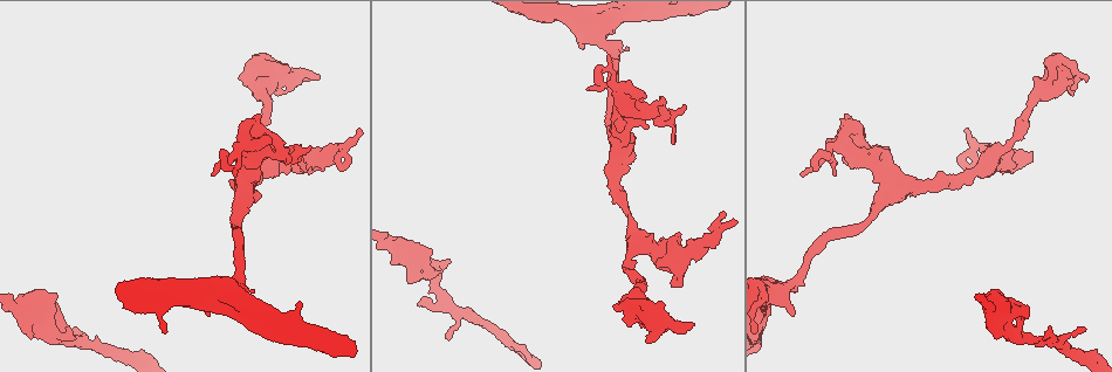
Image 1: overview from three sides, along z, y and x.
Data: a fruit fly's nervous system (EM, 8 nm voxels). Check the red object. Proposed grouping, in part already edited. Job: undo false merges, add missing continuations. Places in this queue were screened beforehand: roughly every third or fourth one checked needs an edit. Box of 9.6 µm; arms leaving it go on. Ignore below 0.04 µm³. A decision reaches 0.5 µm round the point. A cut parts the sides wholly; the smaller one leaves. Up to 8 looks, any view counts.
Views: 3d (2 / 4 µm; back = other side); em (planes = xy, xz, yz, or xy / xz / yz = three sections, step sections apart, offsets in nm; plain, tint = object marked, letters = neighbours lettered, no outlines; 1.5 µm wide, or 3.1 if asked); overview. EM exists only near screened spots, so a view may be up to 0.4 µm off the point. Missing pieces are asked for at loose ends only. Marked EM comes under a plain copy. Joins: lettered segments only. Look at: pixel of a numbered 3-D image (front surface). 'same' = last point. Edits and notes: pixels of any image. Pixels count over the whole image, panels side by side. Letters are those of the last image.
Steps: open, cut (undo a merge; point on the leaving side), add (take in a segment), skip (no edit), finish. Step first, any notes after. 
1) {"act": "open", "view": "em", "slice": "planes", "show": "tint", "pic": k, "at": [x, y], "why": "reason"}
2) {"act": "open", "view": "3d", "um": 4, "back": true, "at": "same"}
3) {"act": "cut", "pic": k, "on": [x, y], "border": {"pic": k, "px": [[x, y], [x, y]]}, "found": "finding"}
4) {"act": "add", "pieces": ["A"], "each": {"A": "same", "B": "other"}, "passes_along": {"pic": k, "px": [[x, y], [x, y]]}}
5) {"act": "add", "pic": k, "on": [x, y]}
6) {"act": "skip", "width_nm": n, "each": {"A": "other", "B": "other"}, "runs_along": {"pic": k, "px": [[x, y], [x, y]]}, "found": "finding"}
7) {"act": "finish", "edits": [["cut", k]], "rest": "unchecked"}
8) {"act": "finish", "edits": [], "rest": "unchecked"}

{"act": "open", "view": "em", "um": 3.1, "slice": "planes", "show": "letters", "pic": 1, "at": [1088, 81], "why": "free end"}

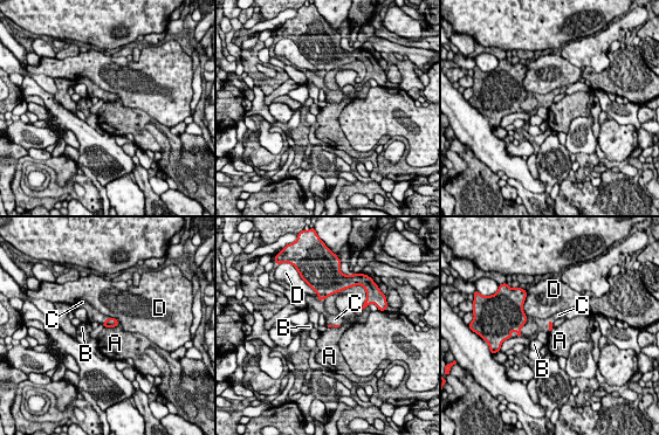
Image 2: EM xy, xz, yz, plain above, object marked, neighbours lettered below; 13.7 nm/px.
{"act": "add", "pieces": ["C"], "each": {"A": "other", "B": "other", "C": "same", "D": "other"}, "passes_along": {"pic": 2, "px": [[110, 322], [107, 319], [96, 316]]}, "found": "the cell continues"}

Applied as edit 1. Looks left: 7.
{"act": "open", "view": "overview", "why": "see it whole again"}

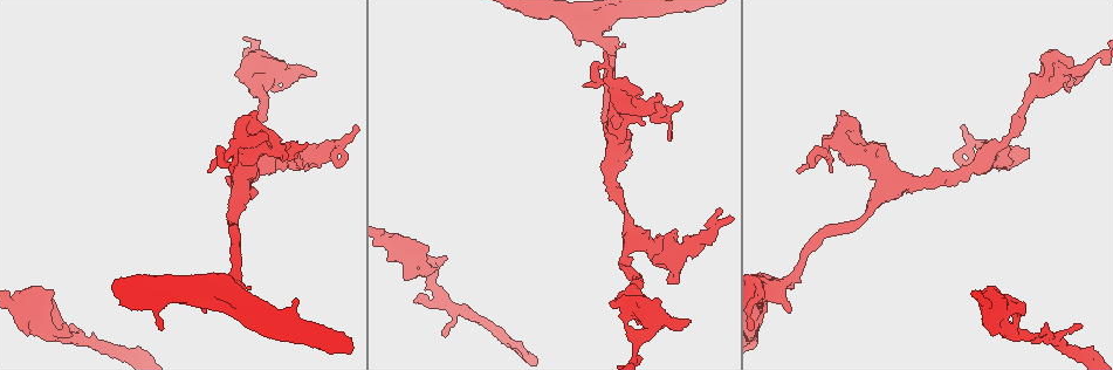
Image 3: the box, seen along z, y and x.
{"act": "open", "view": "3d", "um": 2, "back": true, "pic": 3, "at": [345, 163], "why": "free end"}

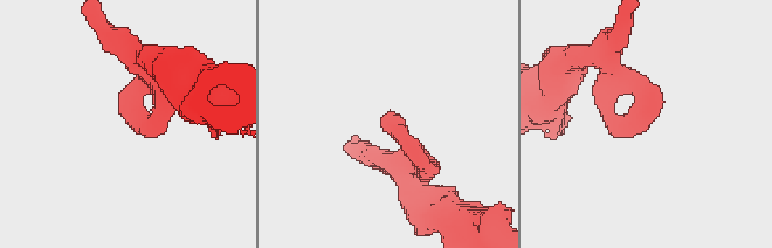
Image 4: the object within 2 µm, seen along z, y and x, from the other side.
{"act": "open", "view": "em", "slice": "xy", "step": 4, "show": "tint", "pic": 4, "at": [635, 128]}

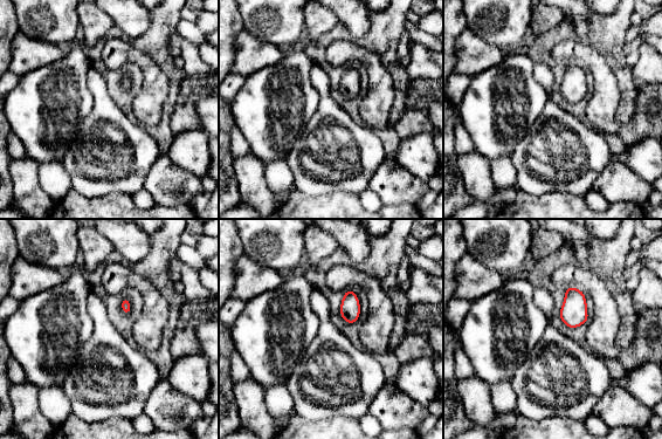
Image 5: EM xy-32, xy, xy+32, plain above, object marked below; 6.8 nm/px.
{"act": "open", "view": "em", "slice": "planes", "show": "letters", "at": "same", "why": "cut it another way"}

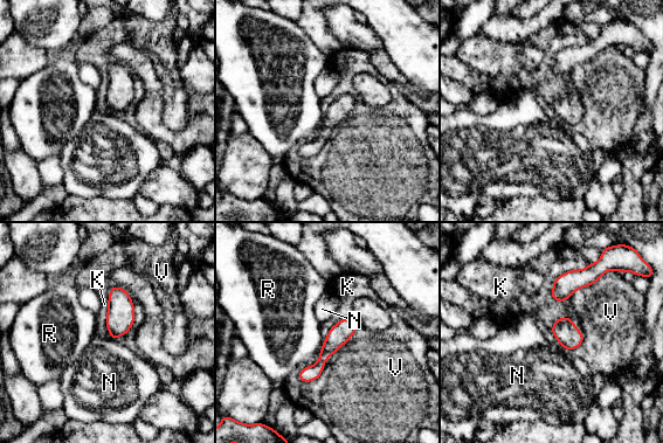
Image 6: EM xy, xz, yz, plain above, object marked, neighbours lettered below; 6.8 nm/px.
{"act": "skip", "width_nm": 110, "each": {"K": "other", "N": "other", "R": "other", "V": "other"}, "border": {"pic": 6, "px": [[560, 345], [566, 350]]}, "found": "no lettered segment goes on from it"}

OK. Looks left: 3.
{"act": "open", "view": "em", "slice": "xz", "step": 4, "show": "tint", "pic": 3, "at": [832, 171]}

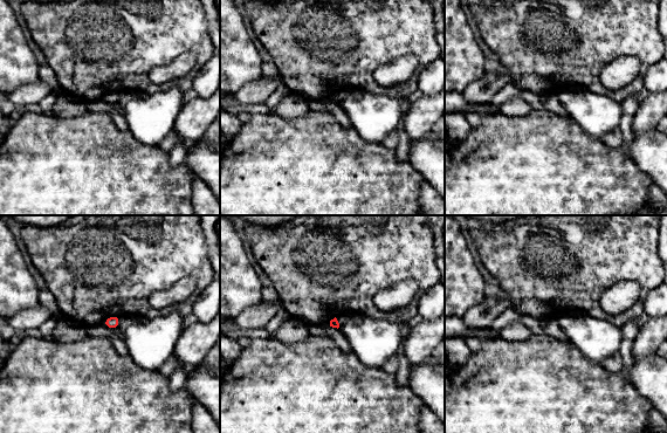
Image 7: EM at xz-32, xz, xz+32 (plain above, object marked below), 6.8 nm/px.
{"act": "open", "view": "em", "slice": "planes", "show": "tint", "at": "same", "why": "another direction"}

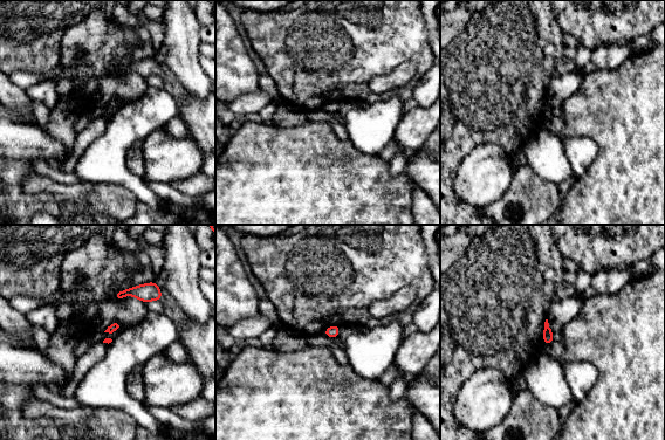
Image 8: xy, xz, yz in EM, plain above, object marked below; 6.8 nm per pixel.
{"act": "open", "view": "em", "slice": "planes", "show": "letters", "at": "same", "why": "see the neighbours"}

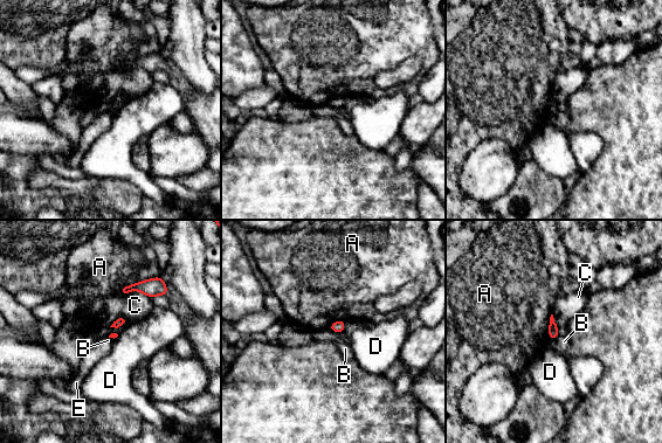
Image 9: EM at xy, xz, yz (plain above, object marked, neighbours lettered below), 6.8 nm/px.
{"act": "skip", "longest_contact_nm": ["C", 220], "each": {"A": "other", "B": "other", "C": "other", "D": "other", "E": "other"}, "found": "no lettered segment goes on from it"}

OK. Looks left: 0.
{"act": "finish", "edits": [["add", 2]], "rest": "unchecked"}

